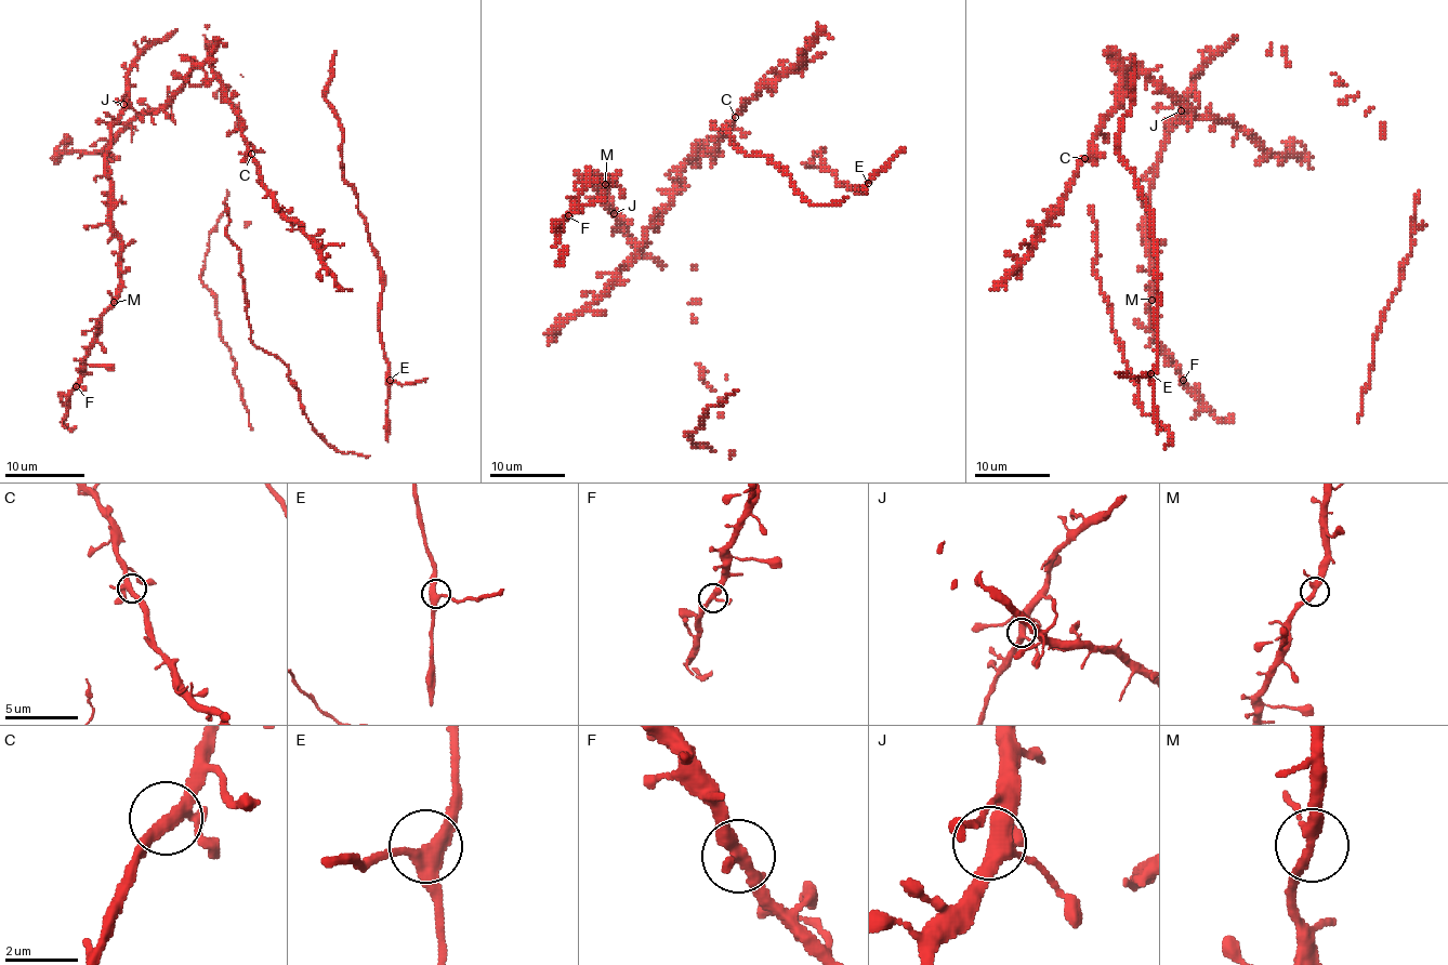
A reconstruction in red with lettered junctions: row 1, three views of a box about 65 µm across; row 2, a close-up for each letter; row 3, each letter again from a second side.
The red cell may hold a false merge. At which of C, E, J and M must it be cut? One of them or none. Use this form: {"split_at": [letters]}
{"split_at": []}

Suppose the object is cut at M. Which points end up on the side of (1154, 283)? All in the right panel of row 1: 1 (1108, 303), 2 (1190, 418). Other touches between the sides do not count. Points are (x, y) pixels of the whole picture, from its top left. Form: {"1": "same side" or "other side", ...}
{"1": "same side", "2": "other side"}

